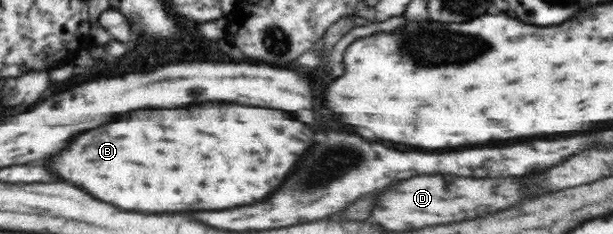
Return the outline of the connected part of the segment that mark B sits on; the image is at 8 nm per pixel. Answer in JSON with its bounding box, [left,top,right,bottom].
[48,102,314,212]

